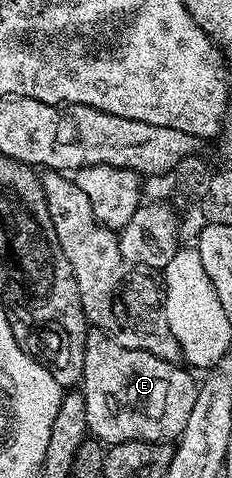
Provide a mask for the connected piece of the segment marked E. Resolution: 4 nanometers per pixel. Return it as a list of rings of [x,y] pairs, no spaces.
[[[91,328],[86,334],[84,371],[80,392],[88,415],[88,430],[103,446],[109,447],[129,440],[147,442],[173,442],[184,431],[188,415],[192,415],[192,403],[196,403],[198,385],[189,368],[173,361],[165,361],[148,351],[120,347],[101,329]]]

